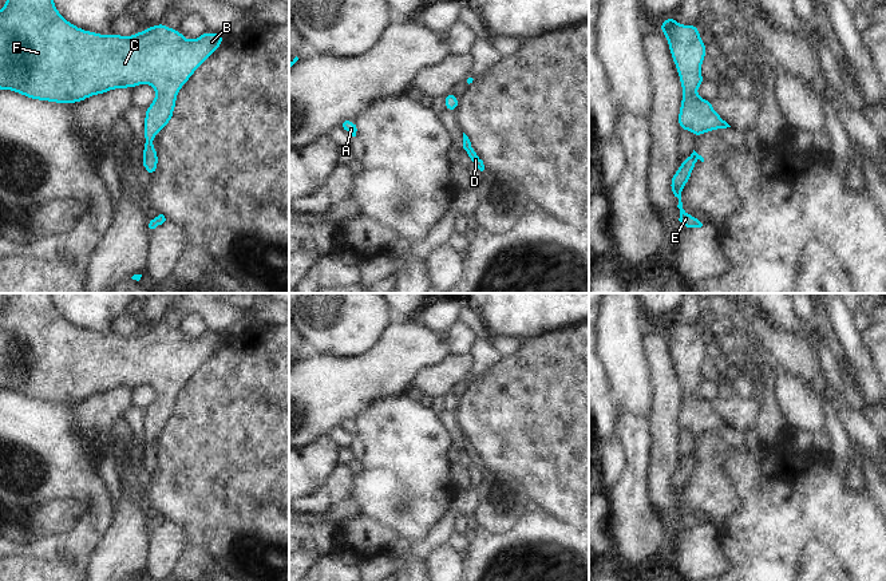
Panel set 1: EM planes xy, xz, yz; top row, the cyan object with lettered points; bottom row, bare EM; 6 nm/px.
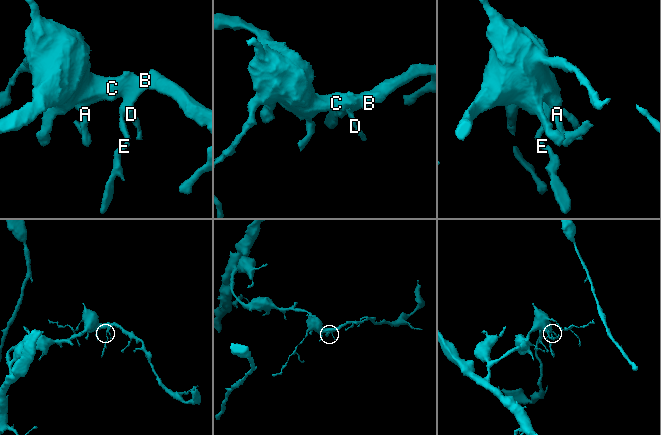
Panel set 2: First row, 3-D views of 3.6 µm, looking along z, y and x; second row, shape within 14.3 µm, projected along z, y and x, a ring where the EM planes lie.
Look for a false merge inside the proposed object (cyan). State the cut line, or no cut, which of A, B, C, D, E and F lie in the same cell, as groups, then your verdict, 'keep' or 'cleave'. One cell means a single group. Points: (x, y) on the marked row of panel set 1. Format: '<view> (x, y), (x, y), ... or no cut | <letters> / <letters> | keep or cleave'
no cut | A B C D E F | keep

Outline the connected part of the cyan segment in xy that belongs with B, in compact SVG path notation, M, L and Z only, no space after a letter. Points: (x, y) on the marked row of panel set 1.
M7 0L0 9L0 90L9 90L35 100L80 103L92 95L115 88L150 84L157 95L145 112L142 166L153 177L158 169L158 150L153 139L171 120L177 95L197 68L222 44L224 33L205 31L194 40L165 23L131 36L102 35L82 29L66 20L54 0Z

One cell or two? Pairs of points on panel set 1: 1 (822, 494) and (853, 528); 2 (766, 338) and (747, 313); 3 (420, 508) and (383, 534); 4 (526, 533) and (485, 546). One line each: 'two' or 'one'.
1: one
2: one
3: two
4: one

